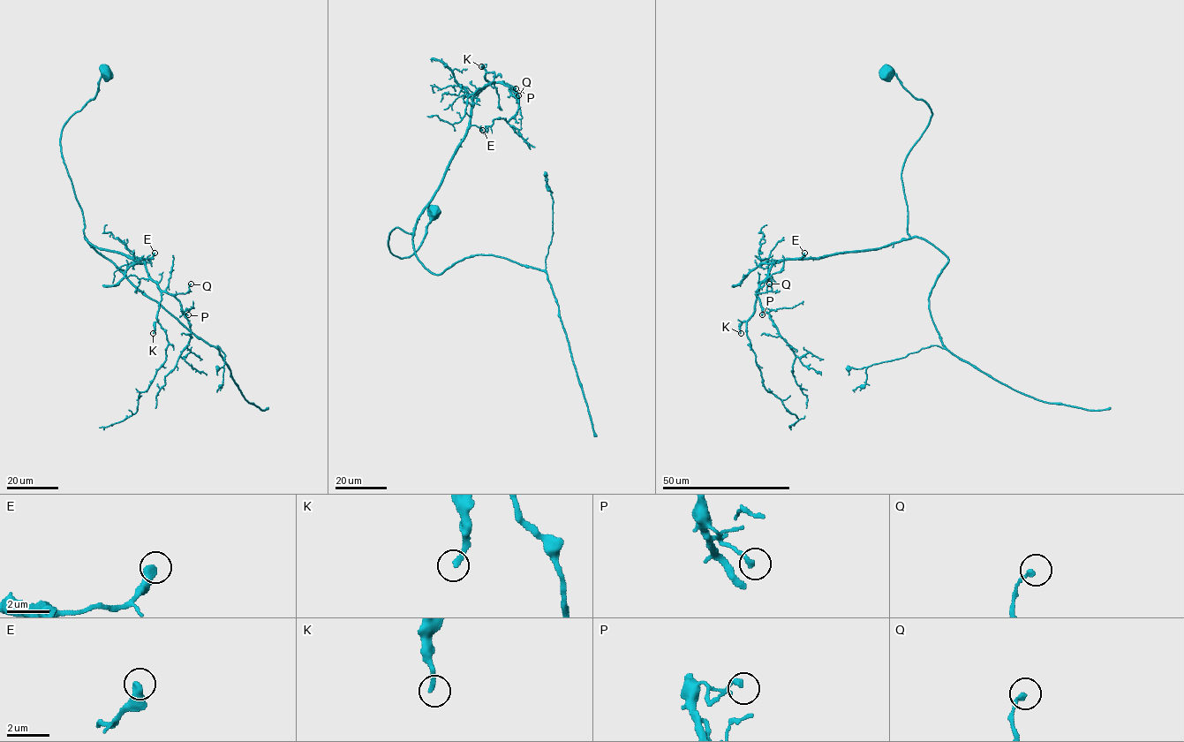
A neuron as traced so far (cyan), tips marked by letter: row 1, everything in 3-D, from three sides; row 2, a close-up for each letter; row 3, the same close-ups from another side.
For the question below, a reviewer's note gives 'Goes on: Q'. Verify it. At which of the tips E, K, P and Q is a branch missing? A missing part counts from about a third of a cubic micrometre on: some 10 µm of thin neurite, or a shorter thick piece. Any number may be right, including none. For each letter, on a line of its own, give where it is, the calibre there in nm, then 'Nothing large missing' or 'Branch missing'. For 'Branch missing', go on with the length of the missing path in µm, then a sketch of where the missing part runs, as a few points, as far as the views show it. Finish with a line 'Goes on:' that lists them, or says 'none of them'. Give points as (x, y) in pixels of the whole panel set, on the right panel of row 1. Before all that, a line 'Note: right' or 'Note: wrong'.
Note: wrong
E: Place: (804, 253). Thickness 480 nm. Branch missing. Missing length about 20 µm. Course of what is missing: (804, 253), (799, 248), (801, 241), (789, 228)
K: Place: (741, 333). Thickness 240 nm. Nothing large missing
P: Place: (762, 314). Thickness 220 nm. Nothing large missing
Q: Place: (769, 283). Thickness 200 nm. Nothing large missing
Goes on: E

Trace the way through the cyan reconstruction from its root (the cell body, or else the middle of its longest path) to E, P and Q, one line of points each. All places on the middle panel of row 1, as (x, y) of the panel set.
E: (434, 210), (420, 246), (395, 256), (388, 234), (398, 227), (414, 234), (466, 130), (482, 130)
P: (434, 210), (420, 246), (395, 256), (388, 234), (414, 234), (472, 98), (491, 83), (516, 88)
Q: (434, 210), (420, 246), (395, 256), (388, 234), (414, 234), (472, 98), (494, 82), (518, 95)

